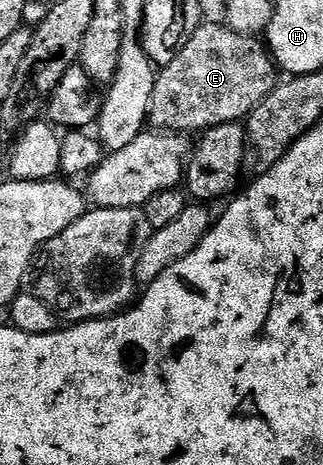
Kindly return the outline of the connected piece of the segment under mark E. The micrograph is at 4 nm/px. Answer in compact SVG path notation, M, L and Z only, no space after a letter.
M200 24L190 30L189 36L179 46L178 53L172 62L158 70L153 87L153 99L149 121L156 130L174 133L176 135L198 134L204 129L212 129L218 125L239 123L246 118L269 95L277 84L276 66L273 64L268 50L259 45L254 36L246 37L233 32L226 24Z

